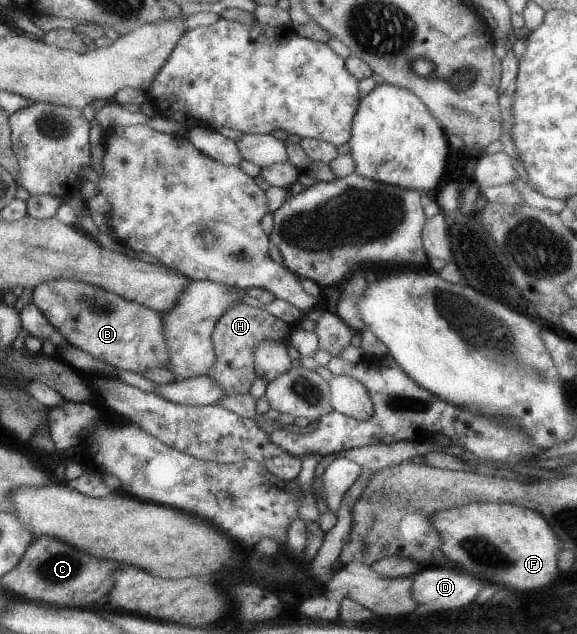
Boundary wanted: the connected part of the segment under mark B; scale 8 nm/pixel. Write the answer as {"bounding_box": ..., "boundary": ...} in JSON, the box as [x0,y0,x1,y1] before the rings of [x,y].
{"bounding_box":[31,279,168,375],"boundary":[[[66,279],[40,283],[32,290],[31,300],[49,324],[61,332],[68,345],[111,367],[141,375],[146,369],[167,365],[168,351],[159,311],[120,298],[100,287]]]}

